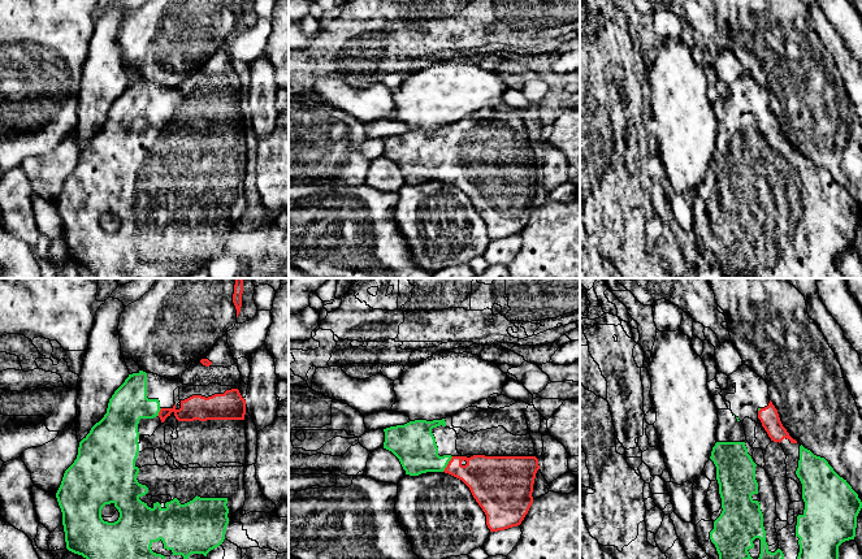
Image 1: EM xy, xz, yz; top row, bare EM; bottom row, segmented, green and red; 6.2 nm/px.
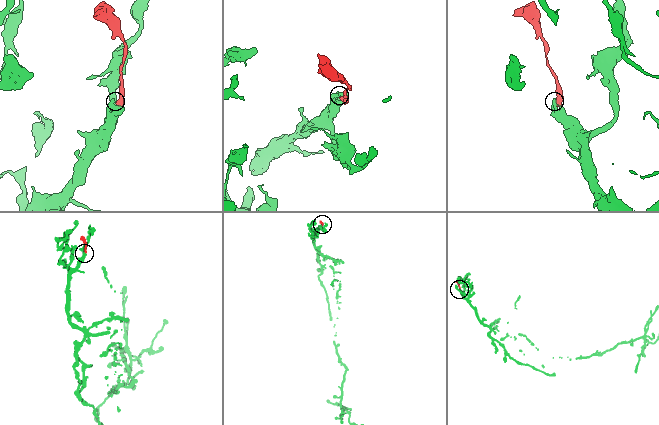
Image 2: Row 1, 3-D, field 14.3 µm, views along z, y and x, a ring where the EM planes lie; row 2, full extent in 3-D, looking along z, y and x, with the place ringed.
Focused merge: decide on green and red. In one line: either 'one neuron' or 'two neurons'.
one neuron

